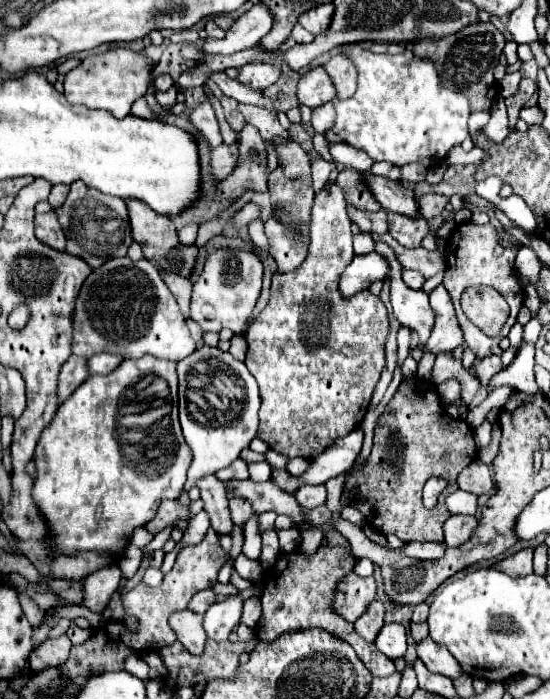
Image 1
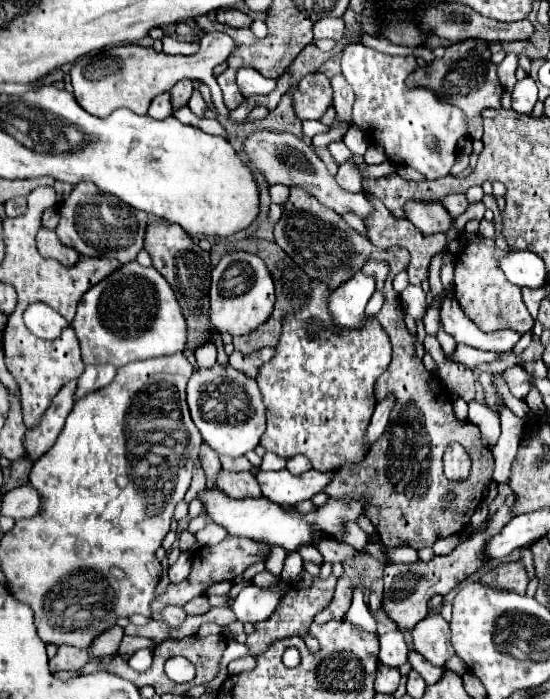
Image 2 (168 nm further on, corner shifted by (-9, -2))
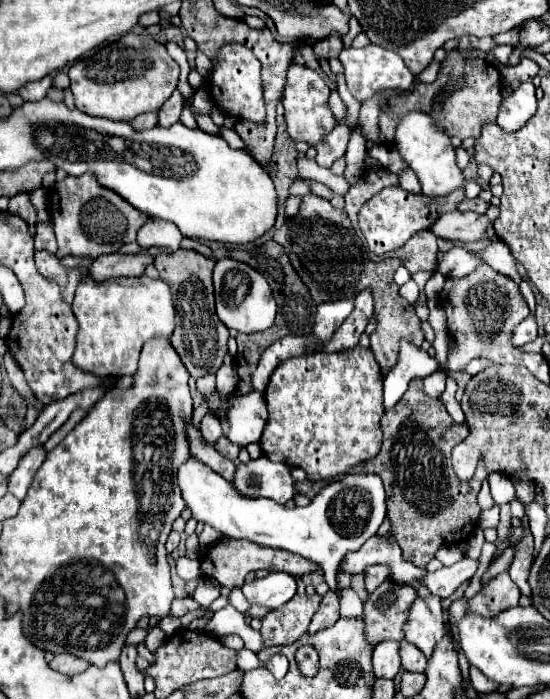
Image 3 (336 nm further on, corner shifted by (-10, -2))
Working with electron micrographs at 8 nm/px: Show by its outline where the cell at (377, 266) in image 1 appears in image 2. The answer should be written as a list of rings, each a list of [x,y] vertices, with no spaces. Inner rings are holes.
[[[358,272],[328,296],[328,312],[340,328],[362,328],[364,308],[374,294],[374,278]]]

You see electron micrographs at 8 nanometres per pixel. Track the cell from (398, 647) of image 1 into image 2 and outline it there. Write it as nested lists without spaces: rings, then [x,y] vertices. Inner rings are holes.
[[[394,630],[380,636],[380,652],[378,652],[380,664],[390,668],[400,668],[406,662],[406,656],[408,656],[408,644],[402,632]]]

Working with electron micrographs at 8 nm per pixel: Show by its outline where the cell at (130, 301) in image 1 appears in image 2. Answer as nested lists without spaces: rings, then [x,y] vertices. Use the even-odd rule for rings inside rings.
[[[138,262],[124,264],[122,268],[112,272],[108,278],[104,278],[100,284],[92,286],[82,296],[72,326],[80,340],[82,360],[86,366],[108,362],[114,368],[122,368],[134,360],[182,352],[184,344],[186,344],[186,320],[182,316],[182,310],[178,308],[178,302],[176,302],[176,296],[174,296],[170,284],[166,284],[164,276],[154,266],[144,268]]]

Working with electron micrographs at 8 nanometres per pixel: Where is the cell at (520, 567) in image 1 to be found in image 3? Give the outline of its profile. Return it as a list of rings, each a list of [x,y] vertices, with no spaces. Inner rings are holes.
[[[501,572],[499,576],[491,578],[481,590],[471,598],[469,608],[473,612],[479,612],[481,616],[495,616],[497,612],[503,612],[511,606],[519,604],[519,588],[511,580],[509,572]]]

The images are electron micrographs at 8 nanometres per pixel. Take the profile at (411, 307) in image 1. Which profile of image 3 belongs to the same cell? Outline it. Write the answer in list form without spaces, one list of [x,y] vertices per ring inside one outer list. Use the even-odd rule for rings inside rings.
[[[409,280],[407,284],[403,284],[403,286],[399,288],[399,294],[401,294],[409,304],[415,304],[415,300],[417,300],[417,296],[419,296],[419,288],[417,288],[417,284],[415,284],[413,280]]]

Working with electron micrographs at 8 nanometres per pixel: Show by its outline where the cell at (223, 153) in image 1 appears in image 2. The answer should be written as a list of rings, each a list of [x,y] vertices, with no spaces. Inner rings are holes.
[[[256,132],[244,142],[244,150],[248,152],[250,164],[256,166],[270,184],[286,184],[286,186],[298,186],[306,190],[310,196],[314,196],[324,206],[336,210],[338,214],[344,212],[356,212],[364,220],[372,212],[372,204],[364,198],[364,194],[352,194],[338,186],[334,176],[328,174],[324,162],[314,154],[310,146],[306,146],[300,138],[292,134],[278,134],[278,132]]]

